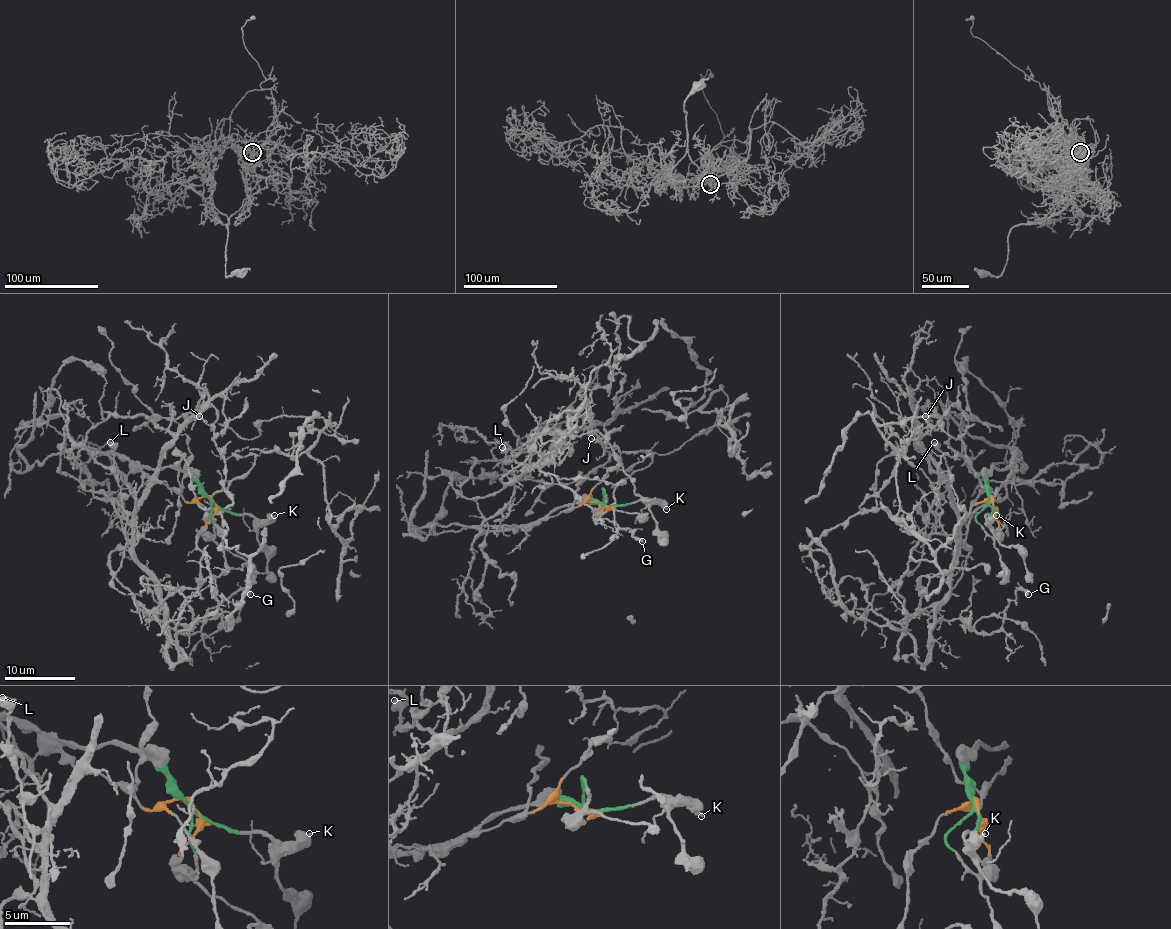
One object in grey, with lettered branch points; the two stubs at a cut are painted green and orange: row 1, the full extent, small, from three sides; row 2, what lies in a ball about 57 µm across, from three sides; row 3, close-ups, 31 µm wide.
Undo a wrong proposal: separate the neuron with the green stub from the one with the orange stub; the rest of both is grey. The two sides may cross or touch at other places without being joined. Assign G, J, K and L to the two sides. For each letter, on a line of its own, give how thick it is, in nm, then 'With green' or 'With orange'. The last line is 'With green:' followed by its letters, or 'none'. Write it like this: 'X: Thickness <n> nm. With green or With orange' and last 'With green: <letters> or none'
G: Thickness 400 nm. With orange
J: Thickness 110 nm. With orange
K: Thickness 400 nm. With green
L: Thickness 600 nm. With orange
With green: K

